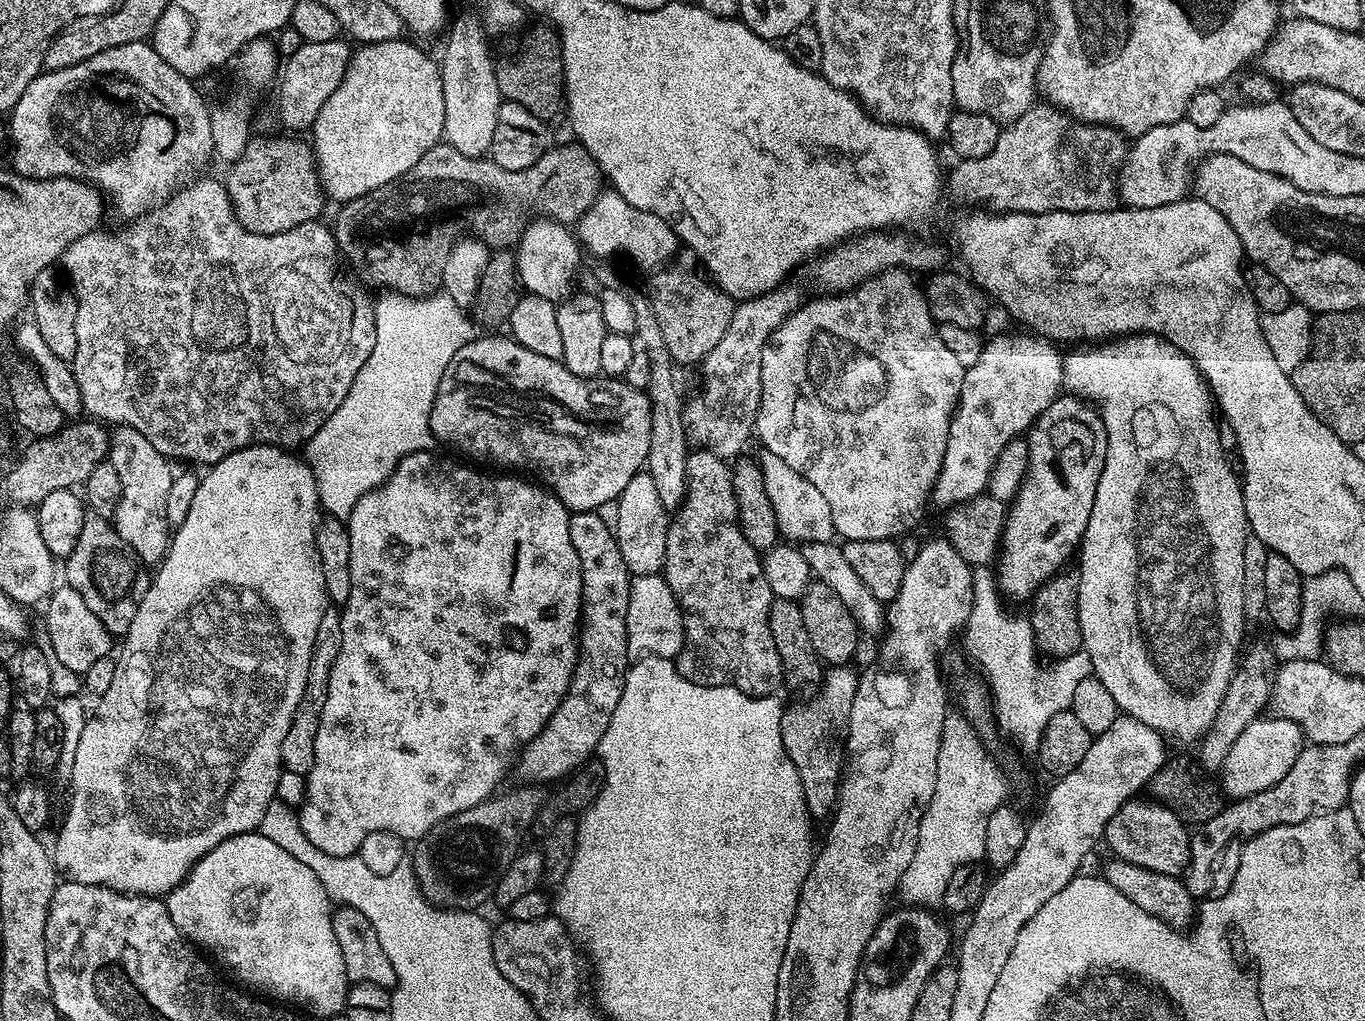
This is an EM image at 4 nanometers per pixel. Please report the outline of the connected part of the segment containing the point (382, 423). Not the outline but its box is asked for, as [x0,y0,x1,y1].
[306,290,478,522]

